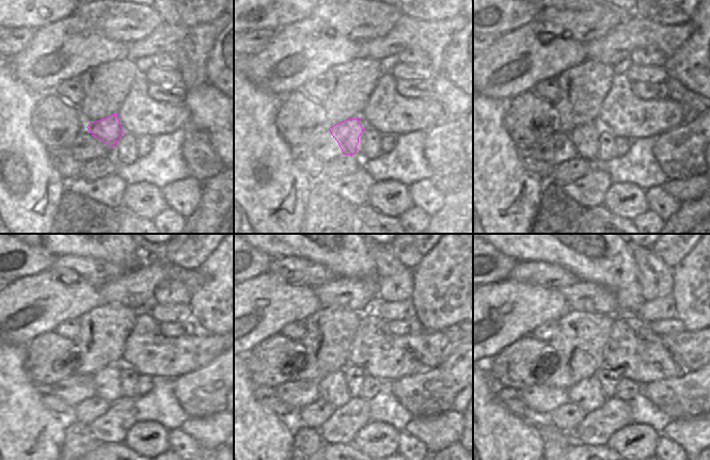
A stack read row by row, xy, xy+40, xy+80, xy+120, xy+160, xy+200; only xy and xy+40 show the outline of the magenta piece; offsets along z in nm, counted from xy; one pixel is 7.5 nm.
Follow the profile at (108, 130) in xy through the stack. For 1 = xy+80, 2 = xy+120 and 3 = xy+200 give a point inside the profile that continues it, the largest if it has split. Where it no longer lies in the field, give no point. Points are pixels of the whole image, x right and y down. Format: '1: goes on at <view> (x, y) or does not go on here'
1: goes on at xy+80 (584, 137)
2: goes on at xy+120 (107, 385)
3: goes on at xy+200 (576, 394)

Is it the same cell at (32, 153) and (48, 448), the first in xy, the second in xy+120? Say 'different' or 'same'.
same

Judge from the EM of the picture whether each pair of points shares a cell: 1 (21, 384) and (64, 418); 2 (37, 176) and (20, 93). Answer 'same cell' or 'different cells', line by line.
1: same cell
2: same cell

